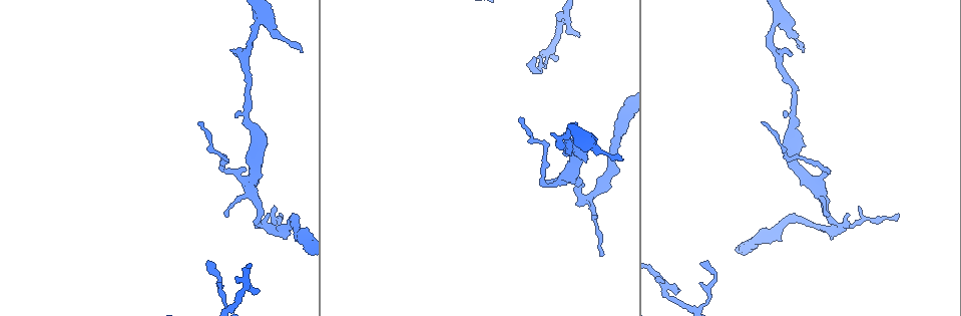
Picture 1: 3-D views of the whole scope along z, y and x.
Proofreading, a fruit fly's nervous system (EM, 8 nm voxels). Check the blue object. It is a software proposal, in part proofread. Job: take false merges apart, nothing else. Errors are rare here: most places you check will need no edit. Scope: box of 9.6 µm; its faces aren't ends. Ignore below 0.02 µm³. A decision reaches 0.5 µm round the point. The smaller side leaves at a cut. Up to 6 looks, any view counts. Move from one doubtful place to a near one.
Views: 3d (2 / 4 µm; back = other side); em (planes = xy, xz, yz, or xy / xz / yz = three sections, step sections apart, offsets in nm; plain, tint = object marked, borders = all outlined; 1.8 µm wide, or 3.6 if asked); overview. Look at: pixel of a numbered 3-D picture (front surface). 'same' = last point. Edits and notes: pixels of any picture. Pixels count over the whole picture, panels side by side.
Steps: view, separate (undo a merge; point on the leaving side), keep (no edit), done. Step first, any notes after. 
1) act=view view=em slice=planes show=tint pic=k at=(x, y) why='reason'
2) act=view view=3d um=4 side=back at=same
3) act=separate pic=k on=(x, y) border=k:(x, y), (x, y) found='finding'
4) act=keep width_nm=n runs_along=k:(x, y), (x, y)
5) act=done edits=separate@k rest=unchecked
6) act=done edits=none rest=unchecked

act=view view=em slice=planes show=tint pic=1 at=(585, 139) why='abrupt turn'

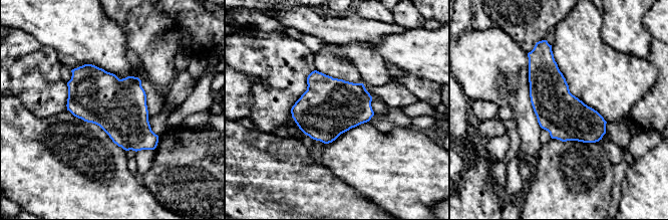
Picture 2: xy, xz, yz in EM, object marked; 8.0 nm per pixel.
act=keep found='all the same neuron'

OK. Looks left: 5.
act=view view=em slice=planes show=tint pic=1 at=(839, 225) why='abrupt turn'

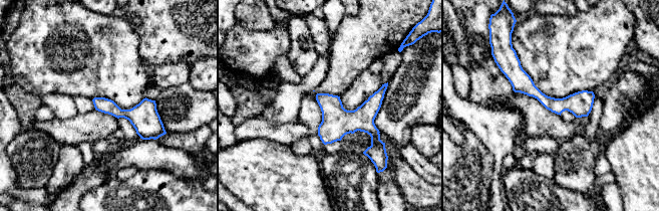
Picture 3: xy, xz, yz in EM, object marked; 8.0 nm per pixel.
act=keep width_nm=120 found='continuous, no second neuron'

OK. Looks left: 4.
act=view view=3d um=2 pic=1 at=(547, 186) why='sharp bend'

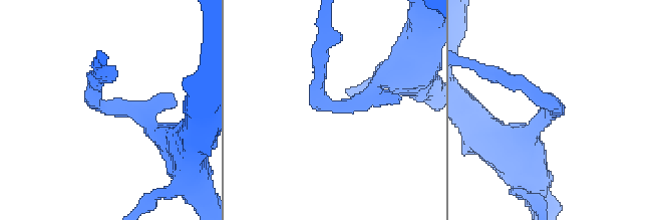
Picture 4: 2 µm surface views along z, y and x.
act=view view=em slice=xy step=16 show=tint pic=4 at=(333, 106)

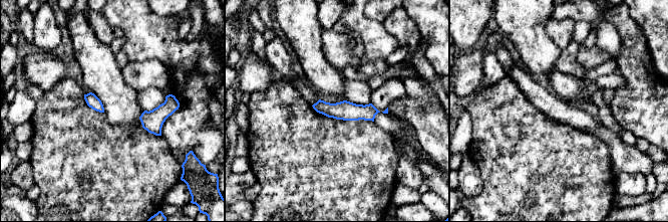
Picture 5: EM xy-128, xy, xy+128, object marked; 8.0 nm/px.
act=keep width_nm=60 runs_along=5:(316, 105), (334, 110), (374, 112) found='one neuron here'

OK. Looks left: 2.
act=done edits=none rest=unchecked

